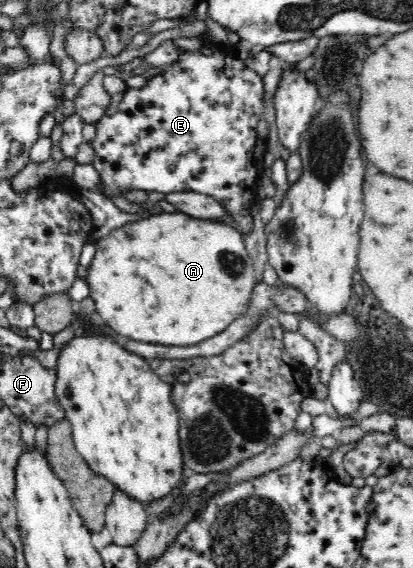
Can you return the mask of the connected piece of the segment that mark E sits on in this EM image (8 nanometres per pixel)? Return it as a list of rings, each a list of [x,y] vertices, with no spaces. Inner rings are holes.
[[[180,50],[178,60],[170,62],[170,64],[163,65],[161,71],[152,77],[148,82],[139,90],[127,89],[123,94],[114,94],[110,96],[110,104],[106,108],[106,112],[102,118],[95,122],[97,133],[95,139],[91,141],[95,150],[95,159],[91,164],[100,172],[102,182],[105,186],[107,194],[122,195],[130,188],[136,188],[146,192],[156,190],[168,194],[172,191],[198,191],[200,194],[212,197],[216,203],[220,203],[226,209],[228,221],[238,232],[247,235],[257,227],[257,219],[250,213],[252,204],[255,202],[254,189],[258,174],[260,174],[260,164],[266,163],[265,141],[258,138],[256,131],[256,124],[262,112],[262,98],[264,98],[264,82],[263,78],[250,70],[244,65],[244,62],[228,56],[228,60],[210,60],[192,58],[192,52],[188,50]]]

